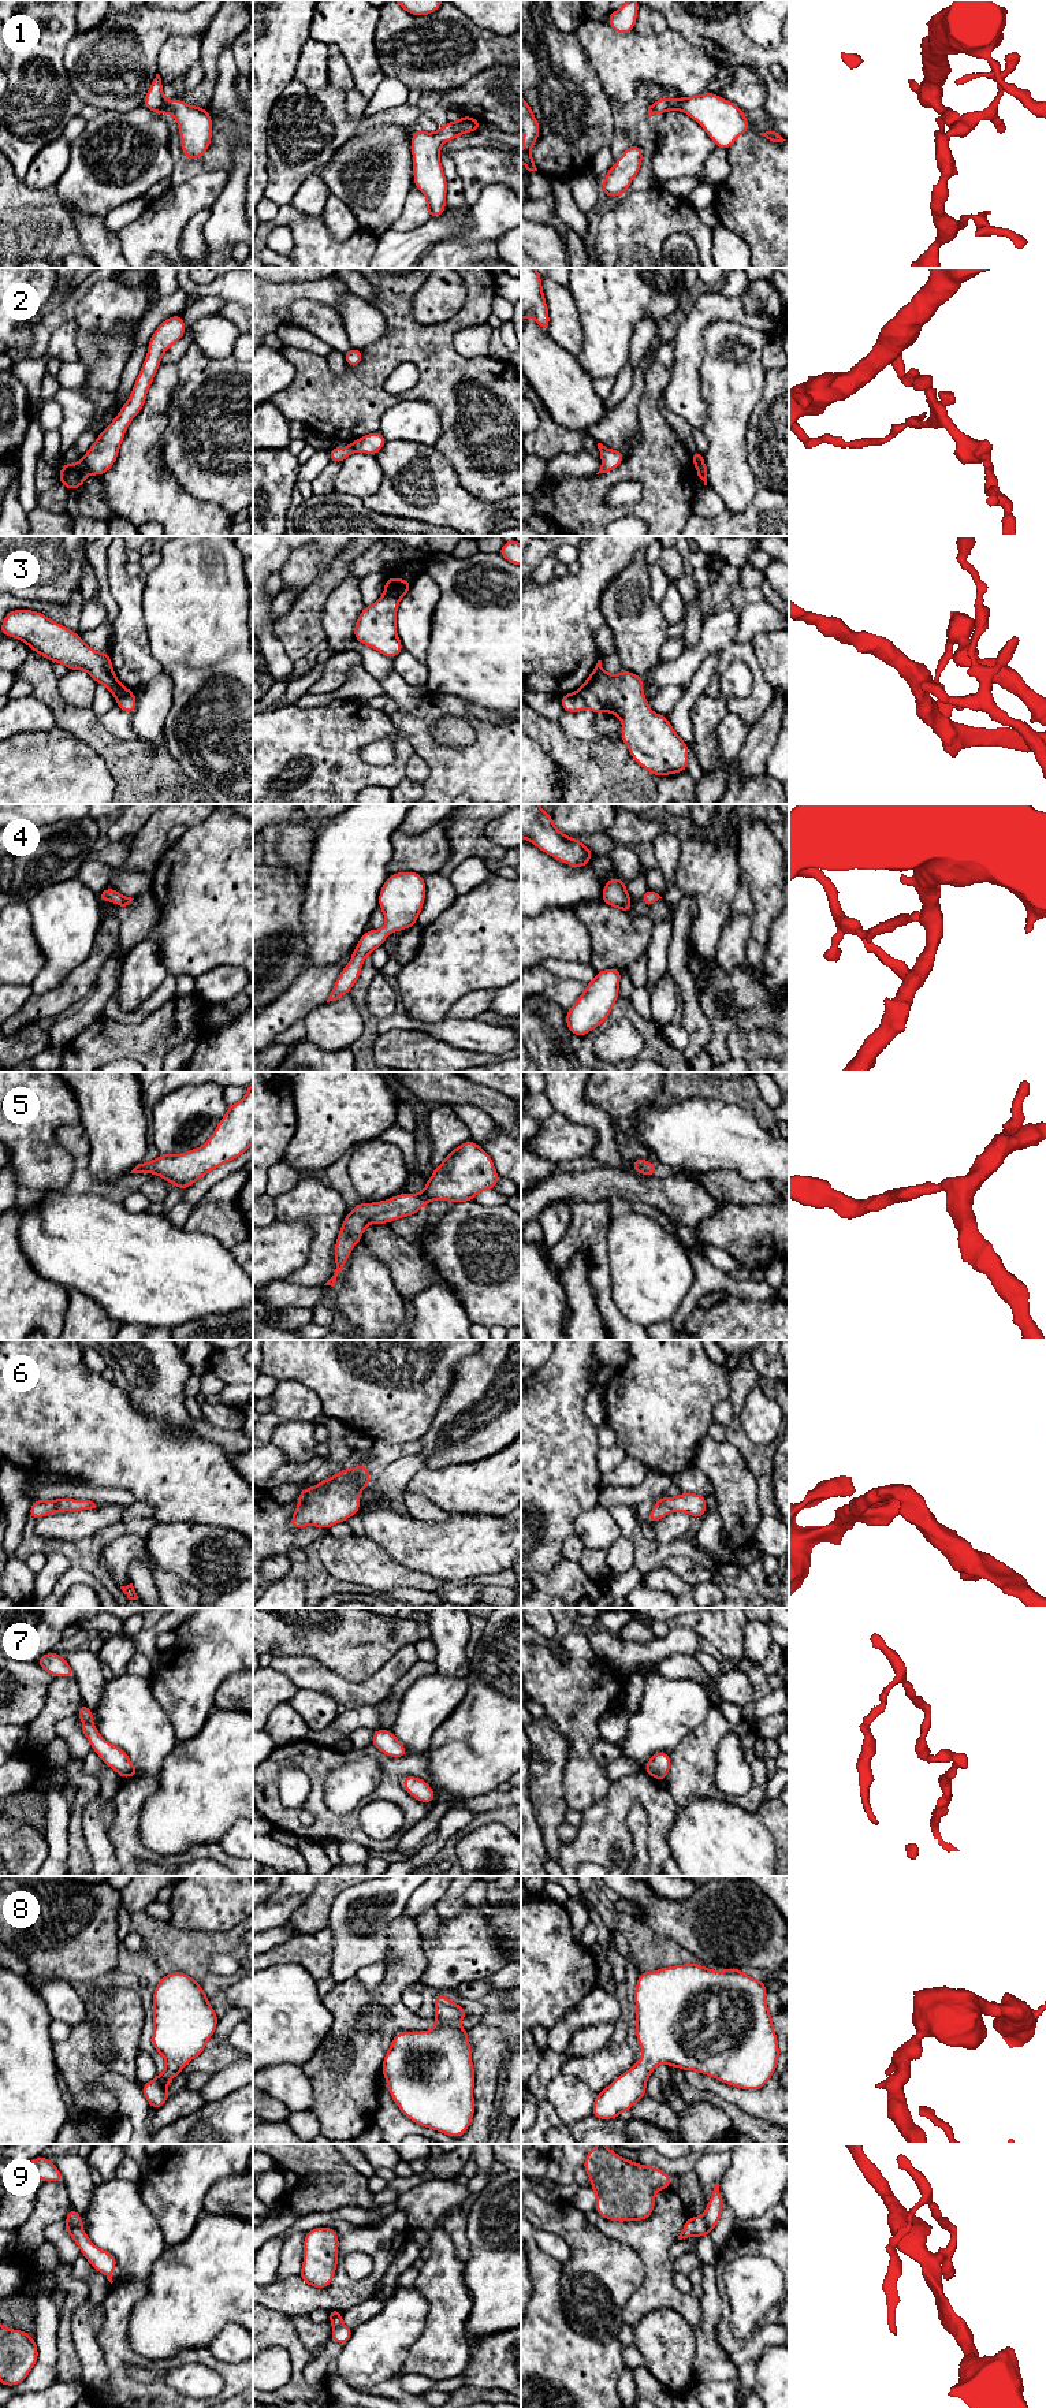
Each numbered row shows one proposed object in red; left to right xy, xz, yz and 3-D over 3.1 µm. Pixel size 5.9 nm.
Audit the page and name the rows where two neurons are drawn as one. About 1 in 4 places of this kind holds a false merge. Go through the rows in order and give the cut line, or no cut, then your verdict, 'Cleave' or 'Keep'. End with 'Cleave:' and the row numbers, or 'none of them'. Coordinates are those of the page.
1: No split. Keep
2: Split along xy (82, 458), (89, 473). Cleave
3: Split along xy (130, 691), (115, 699). Cleave
4: No split. Keep
5: No split. Keep
6: No split. Keep
7: No split. Keep
8: No split. Keep
9: Split along yz (702, 2217), (706, 2233). Cleave
Cleave: 2, 3, 9

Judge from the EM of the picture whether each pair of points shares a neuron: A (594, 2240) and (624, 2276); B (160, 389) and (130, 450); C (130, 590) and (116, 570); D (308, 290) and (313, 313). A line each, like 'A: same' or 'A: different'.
A: same
B: same
C: same
D: different

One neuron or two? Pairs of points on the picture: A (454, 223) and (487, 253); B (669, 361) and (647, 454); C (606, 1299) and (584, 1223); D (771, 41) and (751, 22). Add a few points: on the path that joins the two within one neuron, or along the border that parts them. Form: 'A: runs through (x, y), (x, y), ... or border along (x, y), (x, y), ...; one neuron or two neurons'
A: border along (446, 238), (460, 237), (469, 246), (494, 242); two neurons
B: border along (655, 361), (661, 363), (670, 372); two neurons
C: runs through (600, 1280), (600, 1265), (595, 1242); one neuron
D: runs through (766, 36), (756, 26); one neuron

